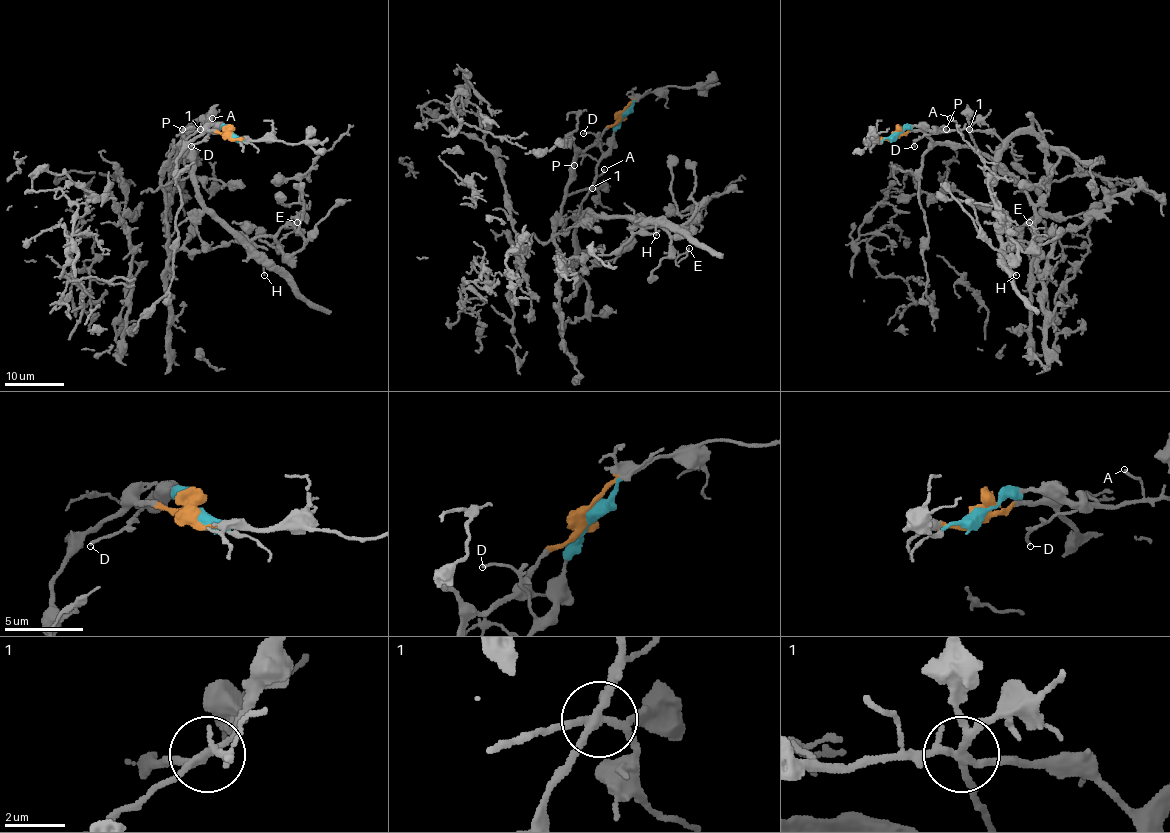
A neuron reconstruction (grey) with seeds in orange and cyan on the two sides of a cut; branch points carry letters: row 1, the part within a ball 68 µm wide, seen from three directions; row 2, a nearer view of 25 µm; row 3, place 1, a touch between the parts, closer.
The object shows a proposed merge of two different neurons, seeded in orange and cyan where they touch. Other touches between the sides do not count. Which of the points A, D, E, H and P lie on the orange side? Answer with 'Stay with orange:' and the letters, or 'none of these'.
Stay with orange: none of these

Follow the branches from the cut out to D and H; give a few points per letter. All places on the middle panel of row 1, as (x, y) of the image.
D: (621, 114), (614, 132), (614, 143), (605, 152), (592, 133), (583, 133)
H: (621, 114), (614, 145), (596, 166), (596, 180), (579, 222), (587, 211), (632, 217), (654, 223), (657, 235)

